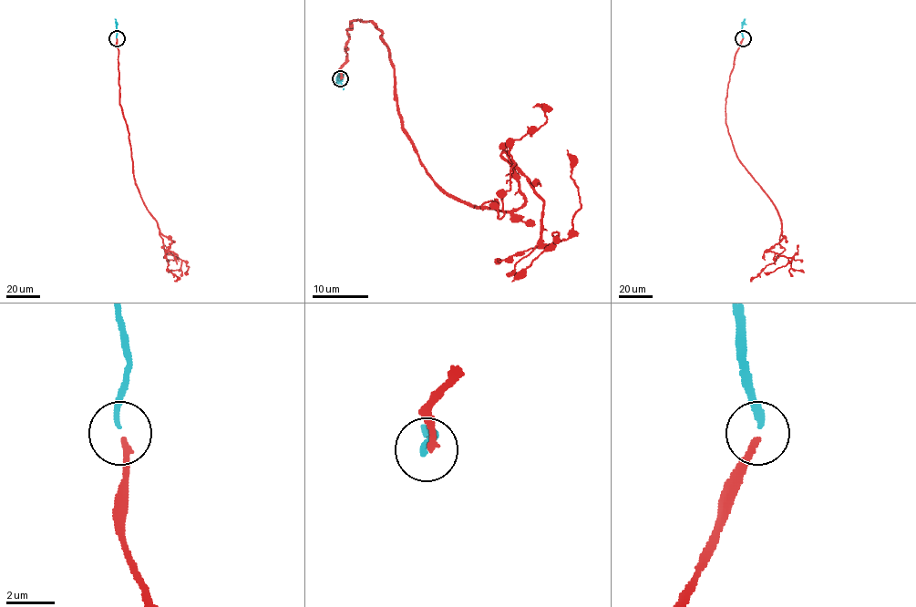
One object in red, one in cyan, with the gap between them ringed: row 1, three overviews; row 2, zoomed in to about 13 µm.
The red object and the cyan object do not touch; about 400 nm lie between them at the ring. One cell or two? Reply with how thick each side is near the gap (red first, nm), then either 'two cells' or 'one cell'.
calibres 280 and 240 nm; one cell

